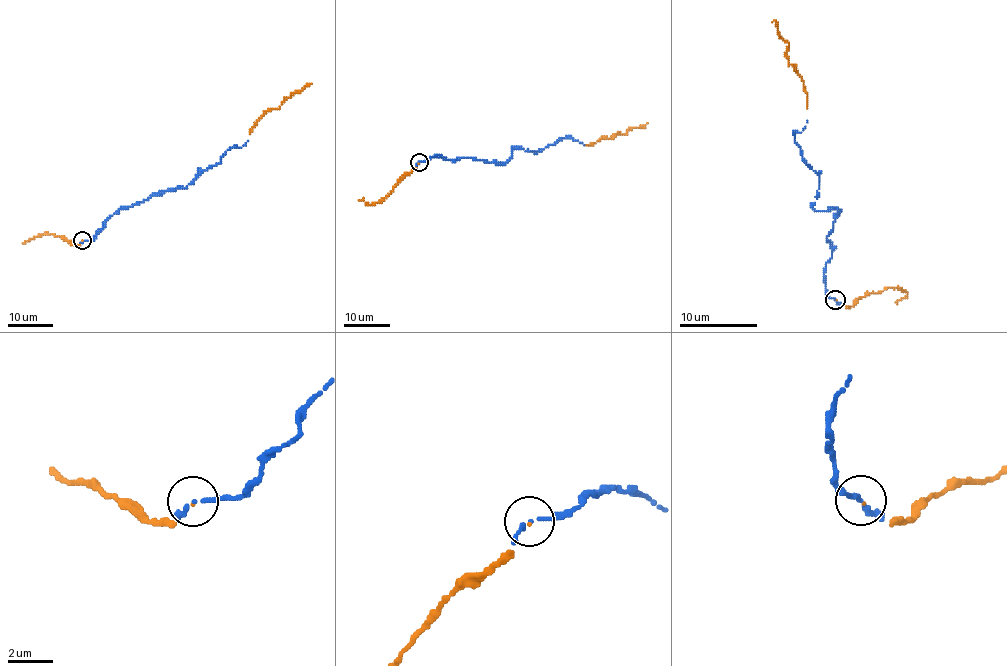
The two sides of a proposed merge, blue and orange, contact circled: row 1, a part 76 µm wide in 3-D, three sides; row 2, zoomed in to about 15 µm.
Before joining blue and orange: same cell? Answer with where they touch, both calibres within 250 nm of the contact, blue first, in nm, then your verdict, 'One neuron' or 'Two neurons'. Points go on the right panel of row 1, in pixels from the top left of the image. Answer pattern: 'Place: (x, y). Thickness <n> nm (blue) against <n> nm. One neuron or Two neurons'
Place: (835, 300). Thickness 190 nm (blue) against 50 nm. One neuron

